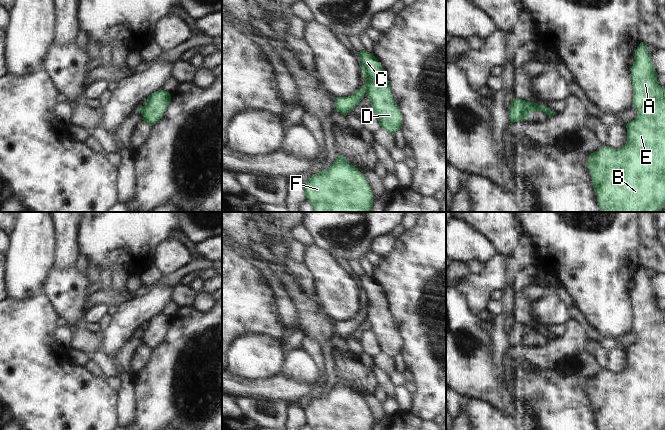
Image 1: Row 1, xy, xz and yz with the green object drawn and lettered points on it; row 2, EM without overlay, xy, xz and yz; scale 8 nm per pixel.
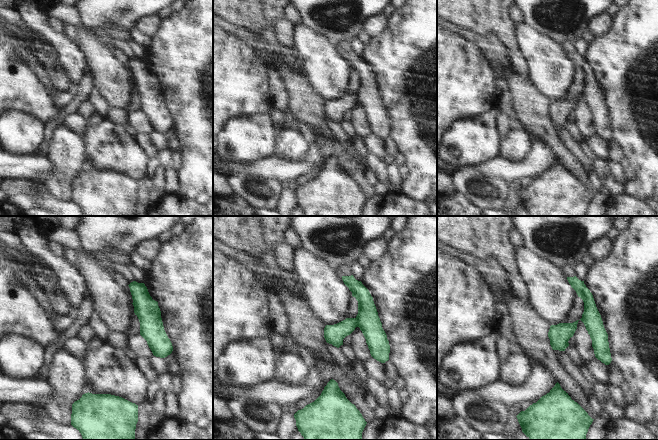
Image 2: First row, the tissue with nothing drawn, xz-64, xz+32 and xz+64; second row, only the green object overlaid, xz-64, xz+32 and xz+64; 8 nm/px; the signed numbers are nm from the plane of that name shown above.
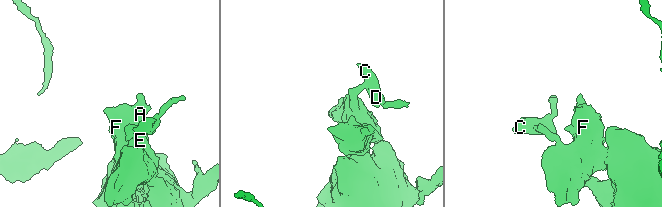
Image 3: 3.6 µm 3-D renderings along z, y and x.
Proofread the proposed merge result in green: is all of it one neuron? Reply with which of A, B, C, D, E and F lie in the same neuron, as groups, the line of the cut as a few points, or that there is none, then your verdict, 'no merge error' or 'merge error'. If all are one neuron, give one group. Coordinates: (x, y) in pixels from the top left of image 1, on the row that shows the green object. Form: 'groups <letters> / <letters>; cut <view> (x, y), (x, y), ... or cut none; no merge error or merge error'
groups A B E F / C D; cut xz (363, 87), (365, 91); merge error

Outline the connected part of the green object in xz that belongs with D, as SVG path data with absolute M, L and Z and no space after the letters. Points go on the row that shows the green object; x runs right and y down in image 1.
M363 50L358 54L361 59L360 67L365 76L364 89L371 101L371 107L381 128L394 134L401 128L402 115L393 100L390 82L373 53Z

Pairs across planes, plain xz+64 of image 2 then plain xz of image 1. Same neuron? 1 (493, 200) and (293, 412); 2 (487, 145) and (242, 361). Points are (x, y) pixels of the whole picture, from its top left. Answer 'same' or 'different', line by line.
1: different
2: same

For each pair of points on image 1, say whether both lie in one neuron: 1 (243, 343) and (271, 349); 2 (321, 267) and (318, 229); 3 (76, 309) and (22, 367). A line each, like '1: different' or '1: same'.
1: same
2: different
3: different

